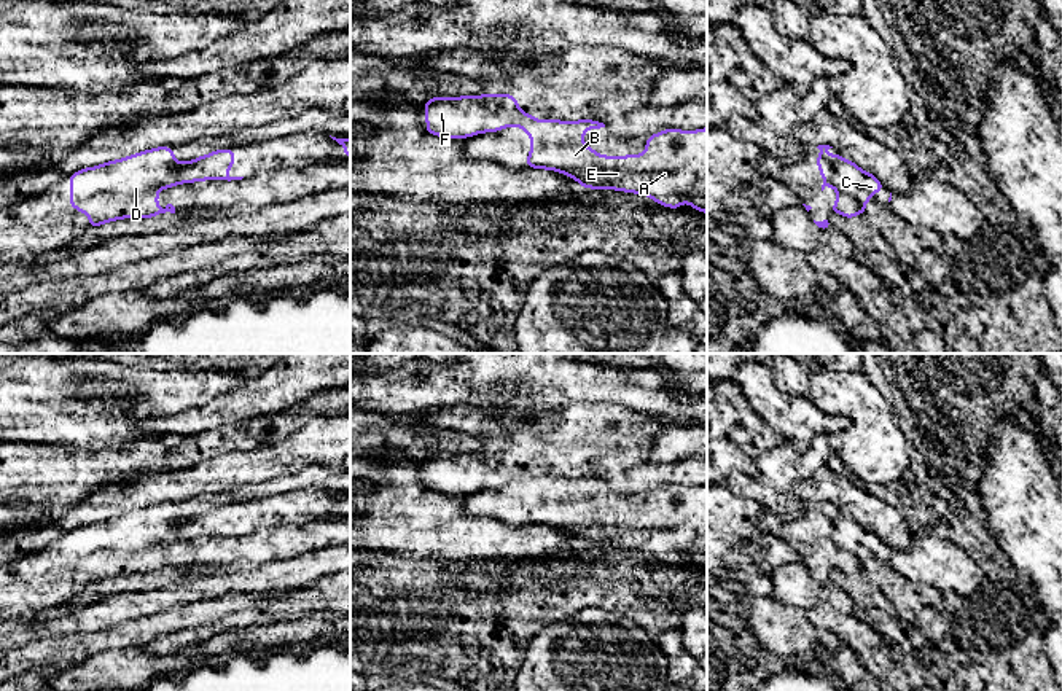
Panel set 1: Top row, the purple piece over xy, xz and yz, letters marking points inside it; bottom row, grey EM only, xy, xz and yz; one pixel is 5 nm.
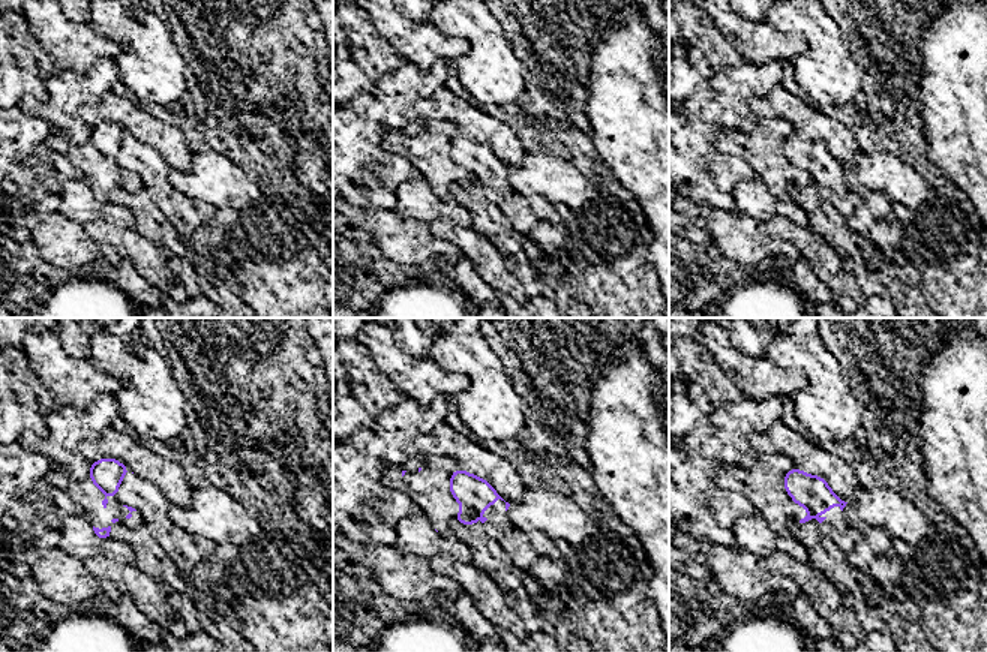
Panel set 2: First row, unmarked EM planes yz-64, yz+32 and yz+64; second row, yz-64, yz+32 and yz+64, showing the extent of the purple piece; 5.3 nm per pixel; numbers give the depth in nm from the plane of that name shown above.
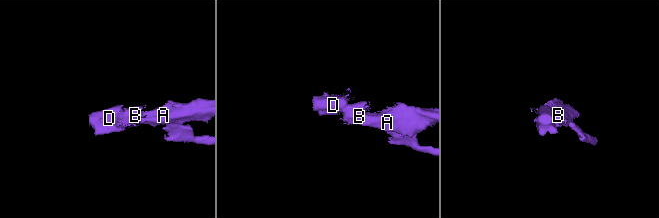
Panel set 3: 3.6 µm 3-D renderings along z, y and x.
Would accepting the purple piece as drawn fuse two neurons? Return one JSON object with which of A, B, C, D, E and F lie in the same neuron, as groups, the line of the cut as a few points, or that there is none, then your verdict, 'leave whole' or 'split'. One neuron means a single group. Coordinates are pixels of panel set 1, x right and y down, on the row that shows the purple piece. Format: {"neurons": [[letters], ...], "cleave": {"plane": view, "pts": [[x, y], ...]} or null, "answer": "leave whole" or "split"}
{"neurons": [["A", "B", "C", "E"], ["D", "F"]], "cleave": {"plane": "yz", "pts": [[841, 158], [835, 166], [833, 187]]}, "answer": "split"}

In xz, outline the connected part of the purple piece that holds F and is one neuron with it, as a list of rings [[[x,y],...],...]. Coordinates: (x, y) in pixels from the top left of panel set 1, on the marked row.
[[[498,96],[433,97],[425,100],[425,131],[438,137],[467,139],[535,121],[525,115],[516,97]]]

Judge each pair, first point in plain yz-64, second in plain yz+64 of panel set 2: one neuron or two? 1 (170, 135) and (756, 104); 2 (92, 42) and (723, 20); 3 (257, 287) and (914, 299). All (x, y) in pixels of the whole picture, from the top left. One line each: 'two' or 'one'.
1: one
2: one
3: two

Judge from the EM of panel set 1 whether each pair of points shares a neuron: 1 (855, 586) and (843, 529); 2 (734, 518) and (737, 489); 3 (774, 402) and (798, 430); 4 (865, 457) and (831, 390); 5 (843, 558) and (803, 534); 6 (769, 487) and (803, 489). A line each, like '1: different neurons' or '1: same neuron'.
1: different neurons
2: different neurons
3: same neuron
4: same neuron
5: same neuron
6: different neurons

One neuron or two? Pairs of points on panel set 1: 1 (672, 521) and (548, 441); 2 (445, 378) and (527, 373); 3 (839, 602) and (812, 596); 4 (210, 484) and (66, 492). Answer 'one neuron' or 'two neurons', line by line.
1: two neurons
2: one neuron
3: one neuron
4: two neurons

